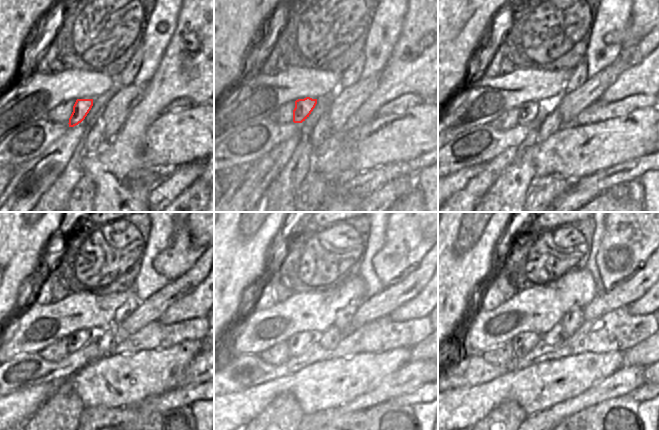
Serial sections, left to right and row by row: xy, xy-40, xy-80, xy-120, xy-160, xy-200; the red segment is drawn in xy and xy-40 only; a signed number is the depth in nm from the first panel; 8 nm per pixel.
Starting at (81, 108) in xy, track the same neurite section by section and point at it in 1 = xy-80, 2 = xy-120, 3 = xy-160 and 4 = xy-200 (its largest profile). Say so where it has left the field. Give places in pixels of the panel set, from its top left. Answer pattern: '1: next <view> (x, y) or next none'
1: next xy-80 (533, 112)
2: next xy-120 (78, 339)
3: next xy-160 (297, 343)
4: next xy-200 (522, 343)

